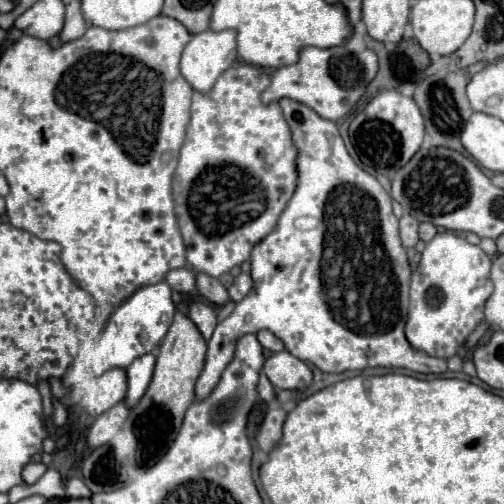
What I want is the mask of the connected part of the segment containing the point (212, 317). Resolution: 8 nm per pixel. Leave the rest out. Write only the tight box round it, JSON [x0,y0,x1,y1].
[189,300,217,340]

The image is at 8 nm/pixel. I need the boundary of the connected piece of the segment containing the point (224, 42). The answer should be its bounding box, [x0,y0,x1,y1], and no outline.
[181,30,237,92]

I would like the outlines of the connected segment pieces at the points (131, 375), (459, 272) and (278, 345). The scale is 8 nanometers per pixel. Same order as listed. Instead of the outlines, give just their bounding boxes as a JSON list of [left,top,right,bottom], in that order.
[[125,354,155,408],[405,232,493,360],[257,330,285,352]]

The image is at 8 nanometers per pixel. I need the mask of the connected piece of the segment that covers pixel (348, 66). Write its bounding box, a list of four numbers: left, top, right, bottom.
[261,46,379,120]

